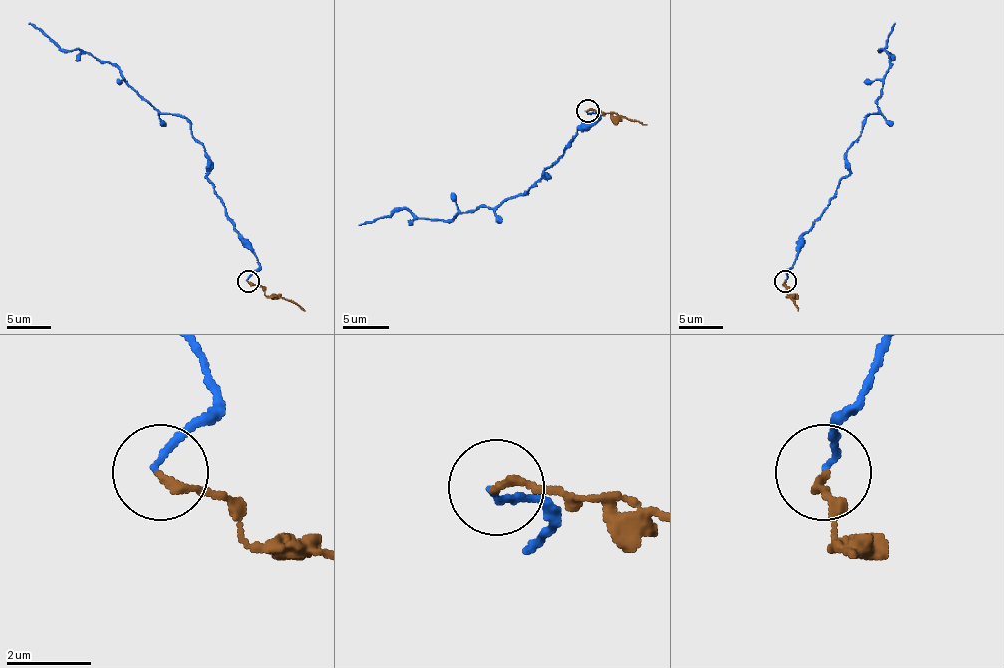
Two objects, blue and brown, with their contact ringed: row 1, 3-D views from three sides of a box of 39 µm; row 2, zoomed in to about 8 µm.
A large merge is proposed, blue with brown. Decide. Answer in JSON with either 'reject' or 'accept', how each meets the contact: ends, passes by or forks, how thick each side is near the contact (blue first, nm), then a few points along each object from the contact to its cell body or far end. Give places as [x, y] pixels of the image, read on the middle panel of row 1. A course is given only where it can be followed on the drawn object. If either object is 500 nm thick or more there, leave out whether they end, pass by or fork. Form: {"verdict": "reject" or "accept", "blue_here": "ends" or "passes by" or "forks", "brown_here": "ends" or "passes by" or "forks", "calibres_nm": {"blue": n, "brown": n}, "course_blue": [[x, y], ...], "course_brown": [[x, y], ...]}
{"verdict": "reject", "blue_here": "ends", "brown_here": "ends", "calibres_nm": {"blue": 130, "brown": 180}, "course_blue": [[585, 111], [599, 118], [585, 123], [521, 196], [460, 212], [451, 221], [393, 209], [359, 225]], "course_brown": [[588, 111], [647, 125]]}

